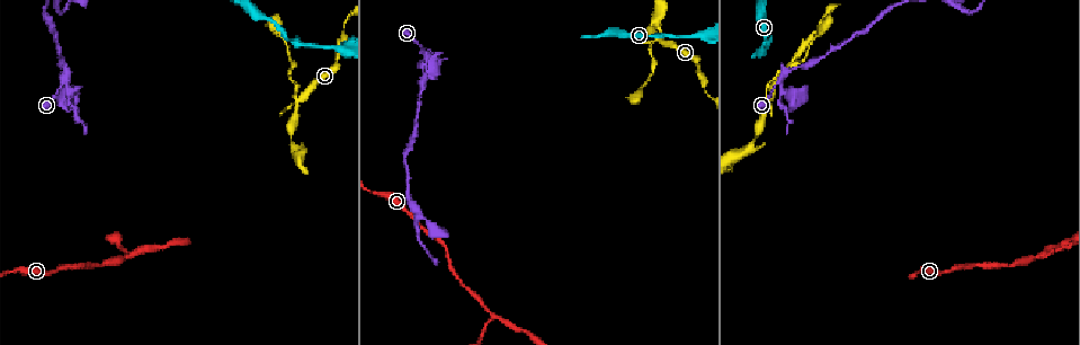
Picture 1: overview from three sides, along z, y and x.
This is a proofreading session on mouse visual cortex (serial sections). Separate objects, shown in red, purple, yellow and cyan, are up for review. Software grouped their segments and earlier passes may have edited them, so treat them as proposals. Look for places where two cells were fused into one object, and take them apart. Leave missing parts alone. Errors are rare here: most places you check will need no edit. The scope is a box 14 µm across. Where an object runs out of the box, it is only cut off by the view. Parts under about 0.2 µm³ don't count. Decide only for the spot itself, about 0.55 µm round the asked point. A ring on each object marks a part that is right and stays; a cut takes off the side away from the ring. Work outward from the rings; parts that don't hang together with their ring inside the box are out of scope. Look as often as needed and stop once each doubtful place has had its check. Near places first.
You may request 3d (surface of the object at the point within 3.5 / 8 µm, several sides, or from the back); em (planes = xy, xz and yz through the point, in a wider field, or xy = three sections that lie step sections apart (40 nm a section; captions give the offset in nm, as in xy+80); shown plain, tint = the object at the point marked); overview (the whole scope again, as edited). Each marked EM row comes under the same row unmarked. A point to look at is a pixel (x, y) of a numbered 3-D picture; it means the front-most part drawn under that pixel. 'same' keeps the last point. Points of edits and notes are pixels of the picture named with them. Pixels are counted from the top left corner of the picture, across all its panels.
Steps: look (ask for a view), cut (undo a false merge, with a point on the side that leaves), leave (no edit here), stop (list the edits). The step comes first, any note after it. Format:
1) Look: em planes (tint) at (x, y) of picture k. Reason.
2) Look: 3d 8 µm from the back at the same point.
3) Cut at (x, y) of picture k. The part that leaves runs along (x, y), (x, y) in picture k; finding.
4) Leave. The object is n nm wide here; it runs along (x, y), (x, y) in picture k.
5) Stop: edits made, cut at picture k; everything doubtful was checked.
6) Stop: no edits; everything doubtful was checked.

Look: 3d 8 µm at (766, 109) of picture 1. A narrow waist.

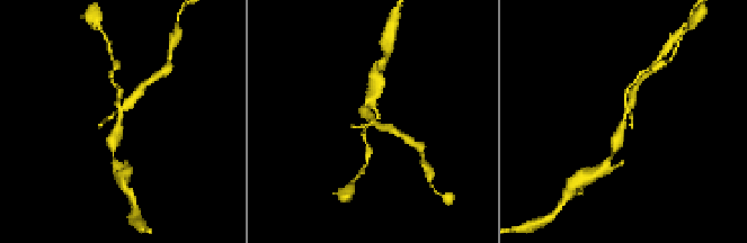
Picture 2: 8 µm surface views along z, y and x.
Look: 3d 3.5 µm at (373, 118) of picture 2.

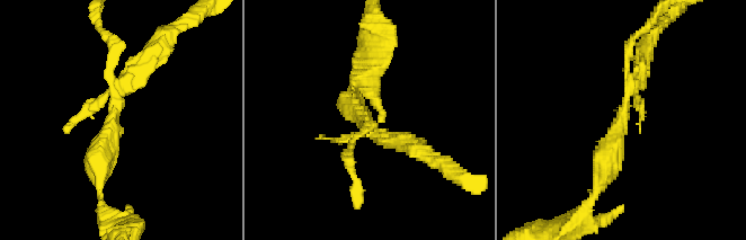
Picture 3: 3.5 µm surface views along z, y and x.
Look: em xy step 2 (tint) at (118, 101) of picture 3.

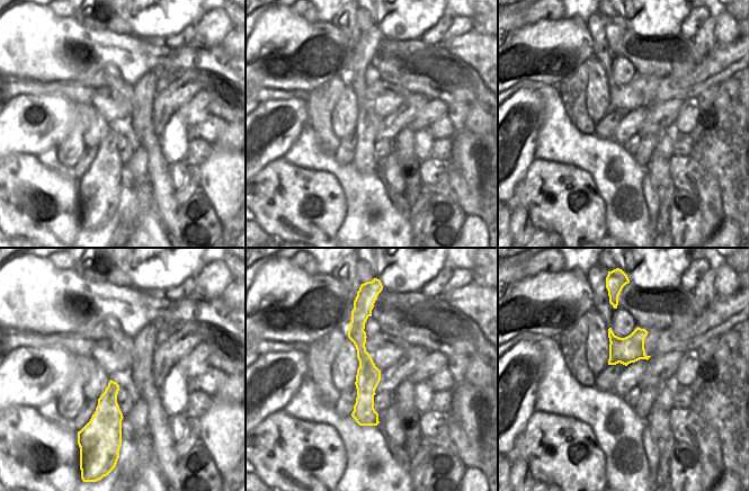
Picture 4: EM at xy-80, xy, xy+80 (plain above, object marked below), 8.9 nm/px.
Cut at (109, 36) of picture 3. The object is 220 nm wide here; the part that leaves runs along (118, 96), (98, 156), (98, 196) in picture 3; two cells meet here.

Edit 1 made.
Look: 3d 3.5 µm at (333, 48) of picture 1. Calibre changes.

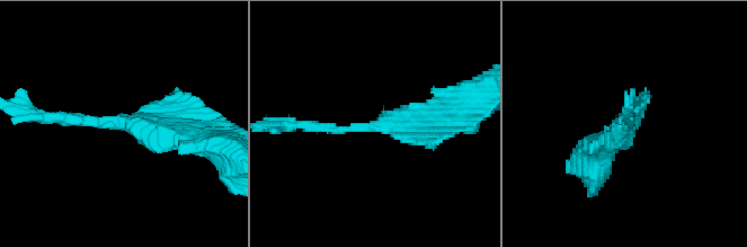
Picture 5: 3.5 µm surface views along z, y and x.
Leave. 3 arms meet here; the arms are 150, 250, 300 nm wide; it runs along (54, 117), (141, 124), (189, 146) in picture 5; all the same cell.

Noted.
Look: em xy step 1 (tint) at (63, 79) of picture 1. Branch point.

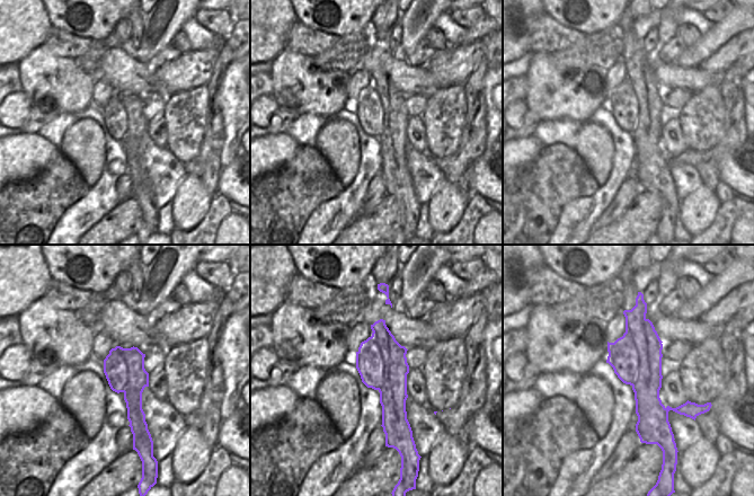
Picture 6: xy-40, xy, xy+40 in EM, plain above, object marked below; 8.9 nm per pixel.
Look: 3d 3.5 µm at the same point. See where the arms go.

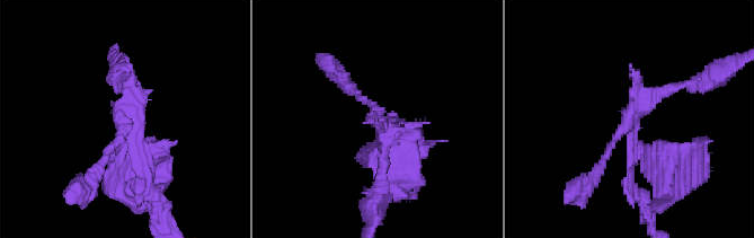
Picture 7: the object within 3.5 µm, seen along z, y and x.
Cut at (120, 159) of picture 7. The part that leaves runs along (135, 122), (145, 178) in picture 7; a second cell is stuck on.

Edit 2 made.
Look: 3d 3.5 µm at (495, 315) of picture 1. A fork.

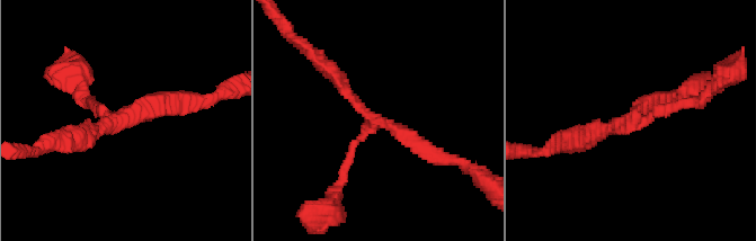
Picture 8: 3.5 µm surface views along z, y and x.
Look: em planes (tint) at (633, 118) of picture 8. Shape alone is not enough.

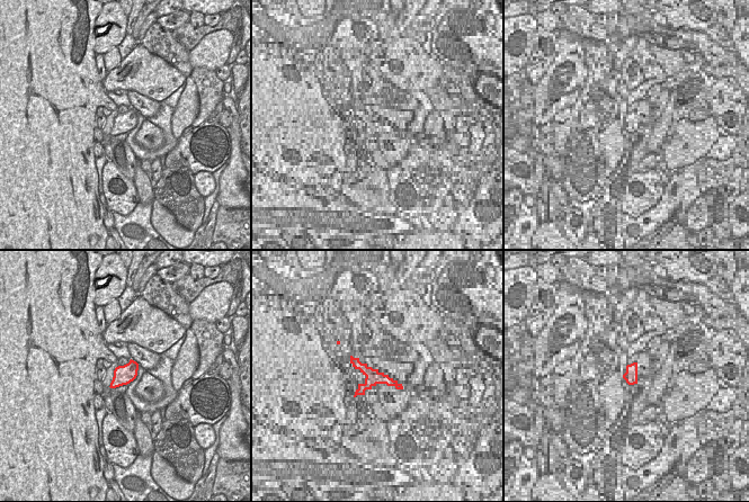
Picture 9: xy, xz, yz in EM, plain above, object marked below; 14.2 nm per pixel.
Leave. The object is 280 nm wide here; it runs along (328, 69), (373, 118), (439, 155) in picture 8; continuous, no second cell.

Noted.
Stop: edits made, cut at picture 3, cut at picture 7; everything doubtful was checked.

